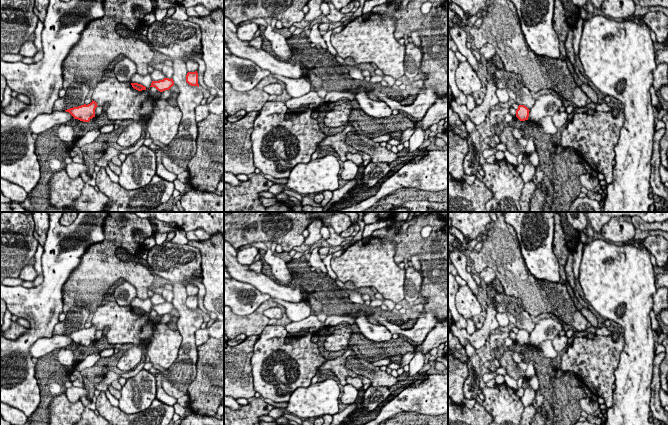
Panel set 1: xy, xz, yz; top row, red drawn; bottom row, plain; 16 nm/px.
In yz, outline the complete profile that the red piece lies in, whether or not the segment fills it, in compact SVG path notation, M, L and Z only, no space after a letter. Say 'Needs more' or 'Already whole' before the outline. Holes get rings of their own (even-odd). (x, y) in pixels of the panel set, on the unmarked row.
Already whole. M519 329L518 333L516 334L516 341L520 344L520 345L525 345L528 344L529 341L529 333L524 330L524 329Z

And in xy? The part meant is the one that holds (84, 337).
Already whole. M92 324L88 329L84 328L78 331L73 331L65 334L69 336L74 343L78 343L83 346L89 346L93 341L95 341L95 333L97 332L97 327Z

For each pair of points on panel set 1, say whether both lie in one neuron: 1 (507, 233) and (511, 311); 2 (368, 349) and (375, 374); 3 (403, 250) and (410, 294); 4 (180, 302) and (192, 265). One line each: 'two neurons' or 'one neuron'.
1: two neurons
2: two neurons
3: two neurons
4: one neuron

